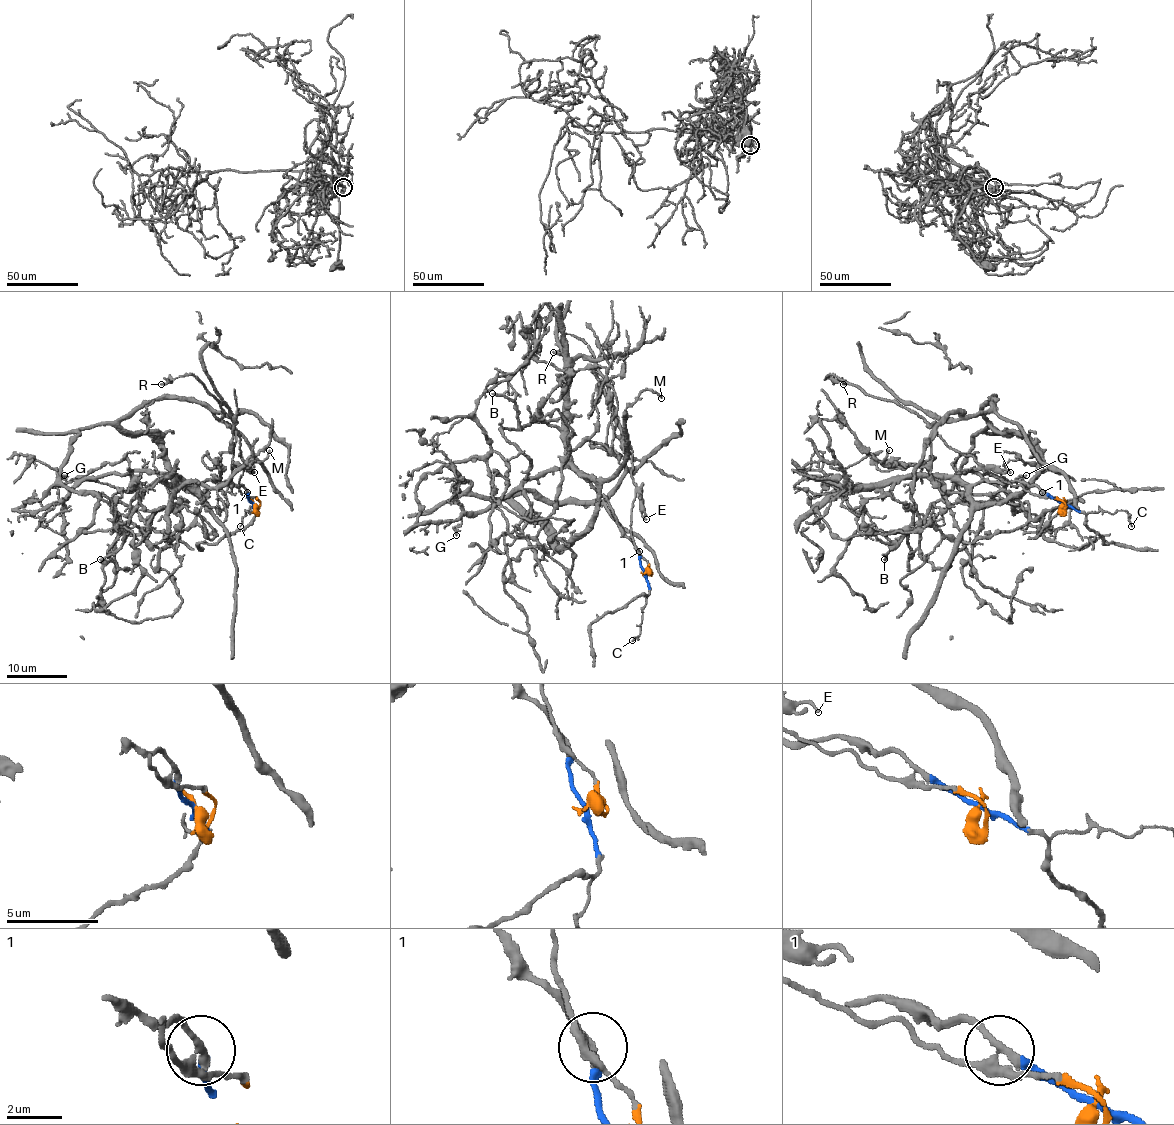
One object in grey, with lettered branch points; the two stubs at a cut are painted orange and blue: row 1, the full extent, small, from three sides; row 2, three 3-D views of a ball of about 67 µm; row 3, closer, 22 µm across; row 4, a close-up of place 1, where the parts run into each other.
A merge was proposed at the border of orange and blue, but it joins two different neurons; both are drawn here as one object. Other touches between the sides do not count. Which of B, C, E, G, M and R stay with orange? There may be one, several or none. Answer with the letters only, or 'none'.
E, M, R

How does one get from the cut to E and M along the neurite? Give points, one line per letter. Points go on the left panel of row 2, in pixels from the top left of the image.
E: (253, 504), (259, 504), (257, 499), (245, 498), (238, 486), (244, 471), (254, 472)
M: (253, 504), (257, 499), (245, 498), (238, 486), (244, 465), (236, 434), (232, 466), (263, 460), (269, 449)

